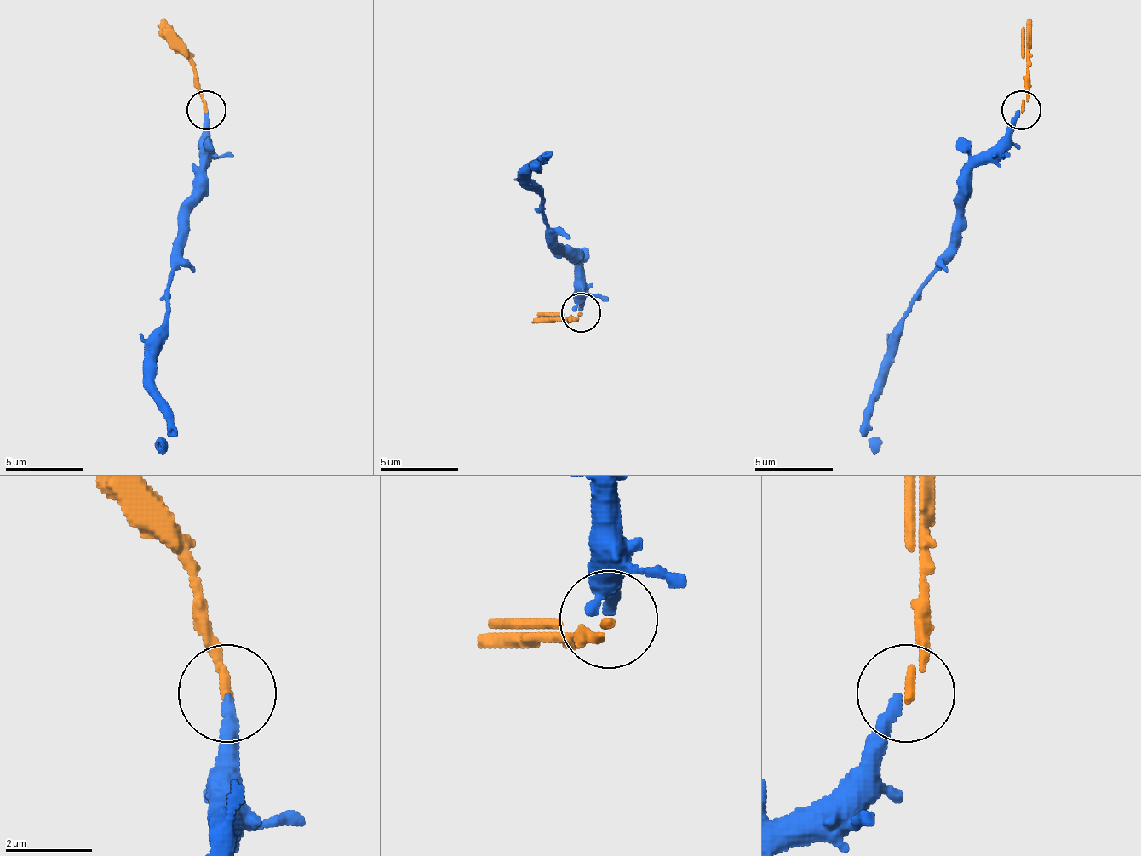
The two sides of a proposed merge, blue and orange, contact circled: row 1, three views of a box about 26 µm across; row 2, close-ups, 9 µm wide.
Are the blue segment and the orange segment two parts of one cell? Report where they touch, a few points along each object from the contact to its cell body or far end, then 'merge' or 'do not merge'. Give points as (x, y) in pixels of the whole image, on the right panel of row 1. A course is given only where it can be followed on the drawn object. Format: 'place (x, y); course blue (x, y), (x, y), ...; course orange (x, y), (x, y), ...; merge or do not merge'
place (1021, 110); course blue (1018, 111), (1014, 126), (971, 169), (960, 240), (920, 291), (900, 330), (869, 417), (873, 456); course orange (1022, 111), (1030, 20); merge

